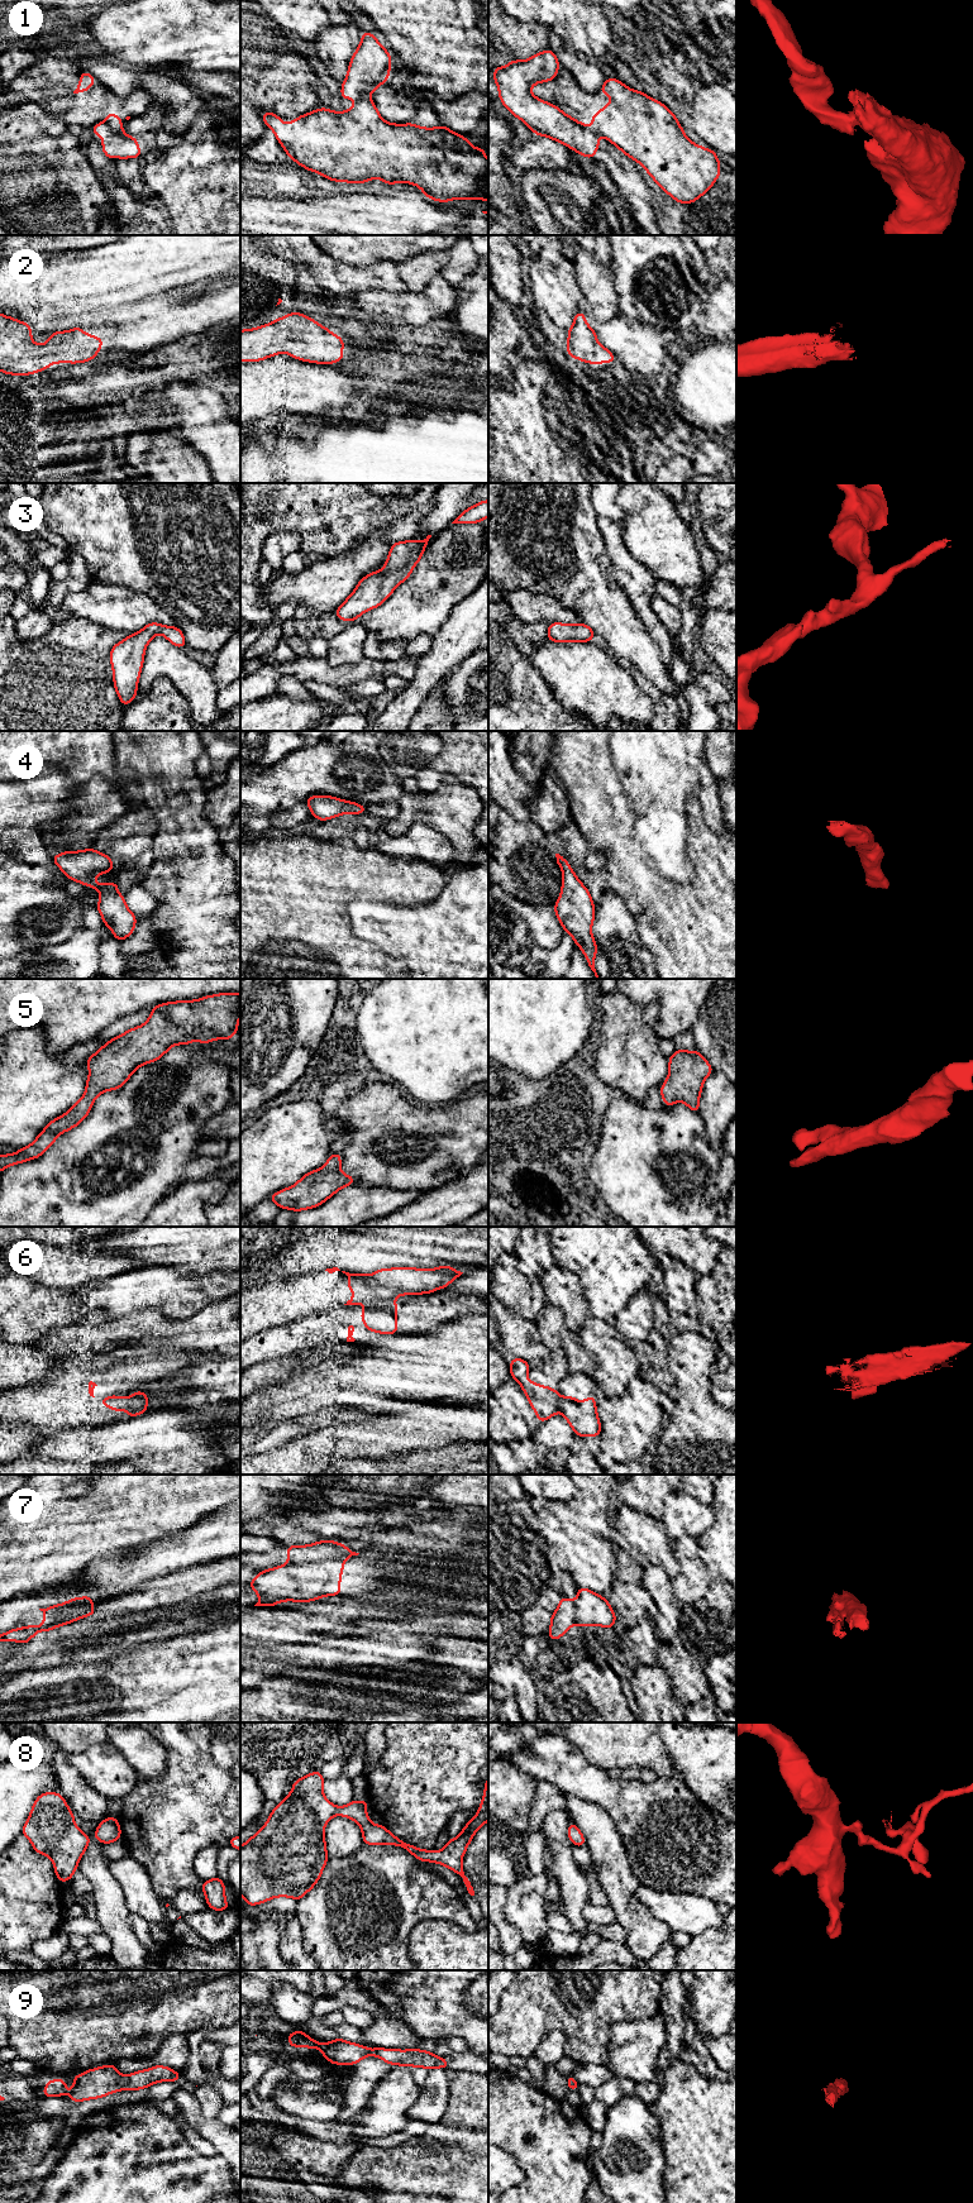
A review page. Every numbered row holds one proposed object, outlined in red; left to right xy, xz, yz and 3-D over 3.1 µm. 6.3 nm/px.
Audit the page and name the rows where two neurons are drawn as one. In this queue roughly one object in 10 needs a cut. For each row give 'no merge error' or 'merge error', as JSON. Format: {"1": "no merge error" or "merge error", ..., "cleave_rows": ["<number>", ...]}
{"1": "merge error", "2": "no merge error", "3": "no merge error", "4": "no merge error", "5": "no merge error", "6": "merge error", "7": "merge error", "8": "no merge error", "9": "no merge error", "cleave_rows": ["1", "6", "7"]}

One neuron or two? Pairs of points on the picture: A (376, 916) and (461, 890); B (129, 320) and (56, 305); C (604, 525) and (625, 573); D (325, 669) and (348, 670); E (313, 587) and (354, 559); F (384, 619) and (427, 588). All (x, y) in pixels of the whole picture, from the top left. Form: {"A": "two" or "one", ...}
{"A": "one", "B": "two", "C": "one", "D": "one", "E": "one", "F": "one"}

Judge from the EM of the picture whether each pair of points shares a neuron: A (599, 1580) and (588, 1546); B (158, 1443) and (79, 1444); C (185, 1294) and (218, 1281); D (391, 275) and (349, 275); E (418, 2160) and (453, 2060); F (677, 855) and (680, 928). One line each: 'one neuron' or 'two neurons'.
A: one neuron
B: one neuron
C: one neuron
D: one neuron
E: two neurons
F: two neurons

